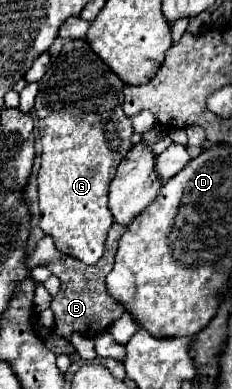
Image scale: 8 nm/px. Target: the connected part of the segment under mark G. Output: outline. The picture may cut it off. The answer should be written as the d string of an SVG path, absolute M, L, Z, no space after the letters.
M69 39L57 57L51 59L49 71L39 81L39 93L35 99L35 115L39 119L41 135L41 169L39 183L39 227L53 237L57 249L87 265L99 261L105 249L107 231L113 225L113 215L107 207L109 183L121 163L131 151L133 125L123 111L125 83L105 65L105 61L91 51L87 39Z

